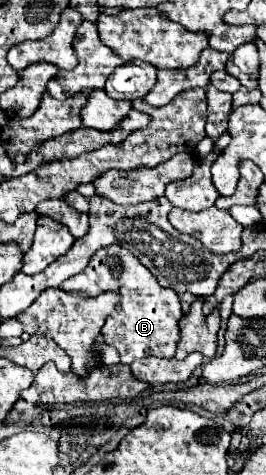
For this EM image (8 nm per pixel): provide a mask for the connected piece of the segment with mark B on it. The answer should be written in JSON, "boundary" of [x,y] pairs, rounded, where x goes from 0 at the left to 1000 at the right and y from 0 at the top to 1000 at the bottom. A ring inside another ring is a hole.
{"boundary":[[[425,514],[365,526],[327,564],[229,598],[237,611],[297,611],[327,623],[365,623],[395,611],[432,611],[462,623],[455,632],[455,661],[417,661],[395,674],[395,720],[447,741],[455,766],[500,766],[545,749],[605,749],[643,754],[658,749],[665,720],[673,720],[673,669],[680,669],[680,632],[673,623],[598,602],[583,581],[500,539],[485,526]]]}

